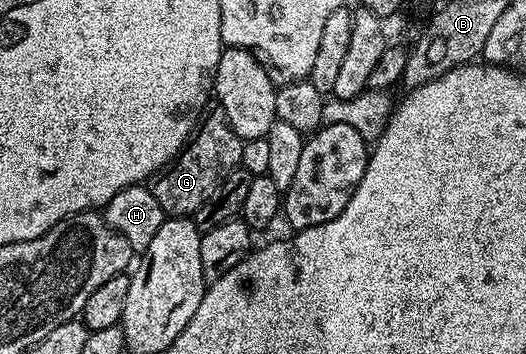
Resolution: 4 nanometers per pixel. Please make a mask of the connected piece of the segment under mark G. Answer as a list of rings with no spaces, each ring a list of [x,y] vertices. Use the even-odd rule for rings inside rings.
[[[215,106],[210,109],[210,112],[200,119],[183,151],[173,157],[165,167],[159,169],[149,181],[153,198],[161,202],[163,211],[168,217],[190,217],[199,209],[201,202],[205,202],[205,198],[213,194],[216,186],[234,168],[240,167],[245,142],[231,129],[231,123],[224,116],[222,108]]]

